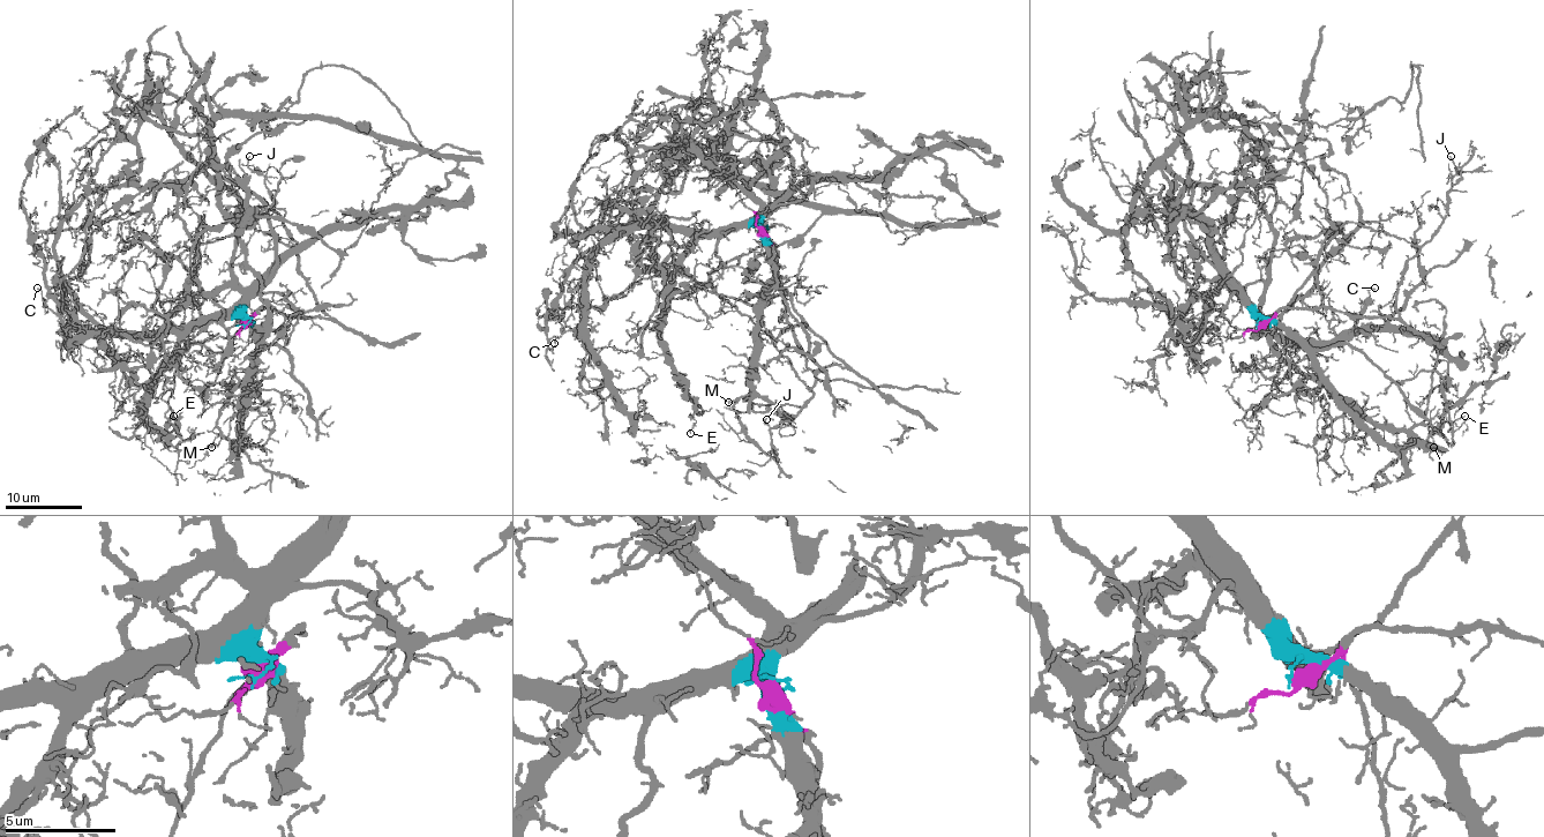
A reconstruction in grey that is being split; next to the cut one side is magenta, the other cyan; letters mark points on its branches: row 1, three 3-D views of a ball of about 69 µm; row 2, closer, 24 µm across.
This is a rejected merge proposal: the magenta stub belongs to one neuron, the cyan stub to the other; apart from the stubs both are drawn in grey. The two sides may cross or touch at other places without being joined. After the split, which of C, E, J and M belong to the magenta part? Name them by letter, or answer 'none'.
J

